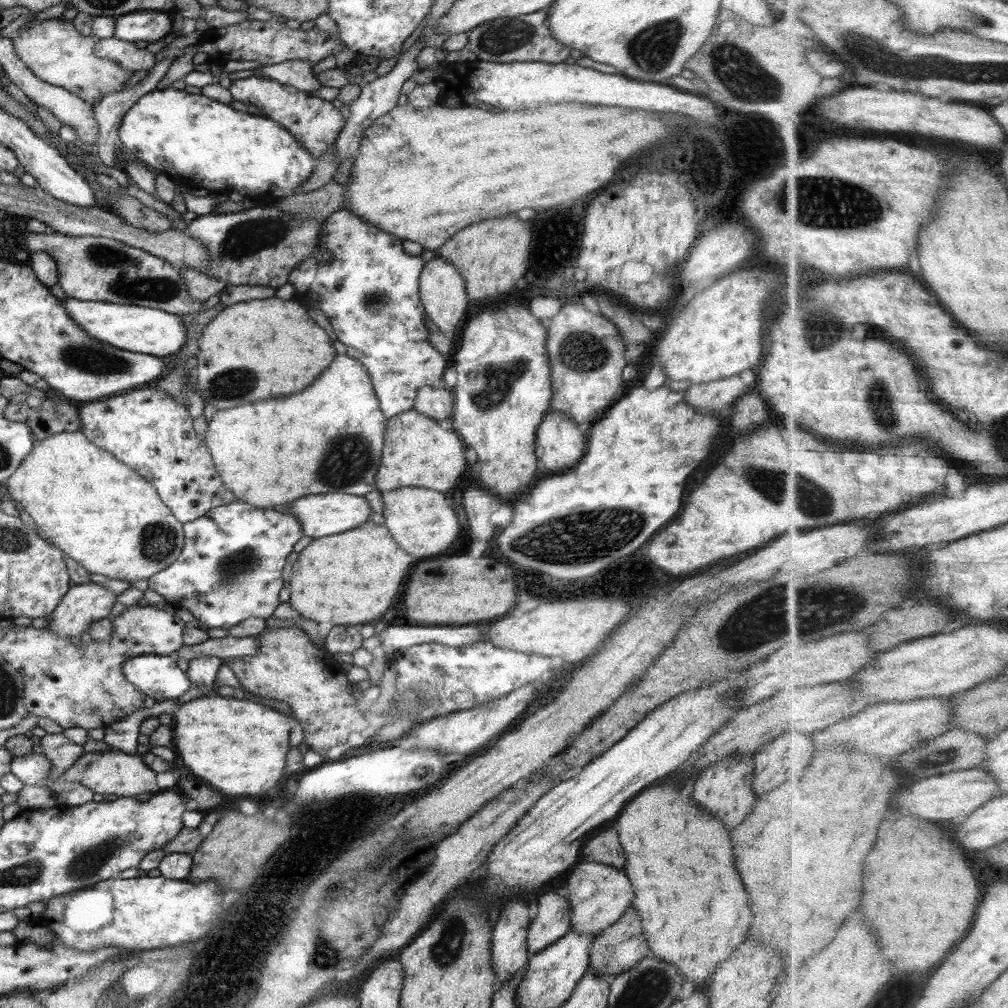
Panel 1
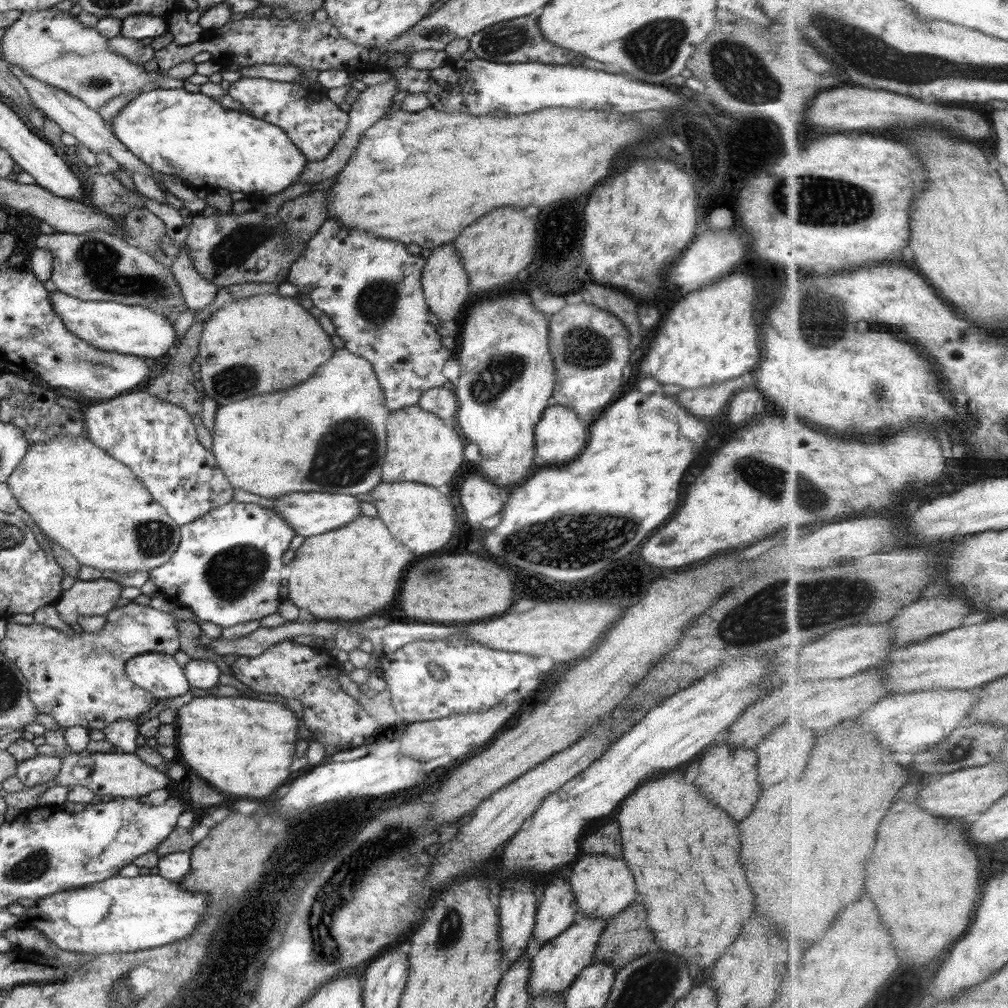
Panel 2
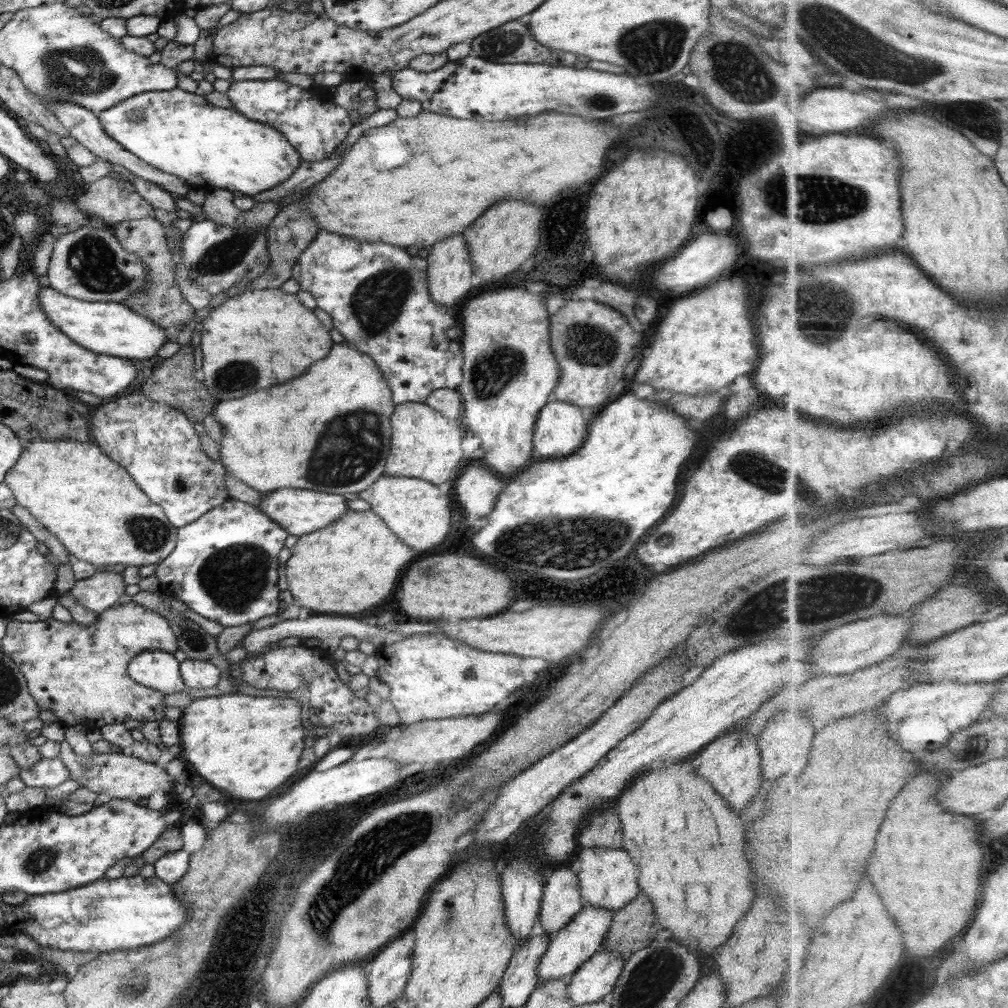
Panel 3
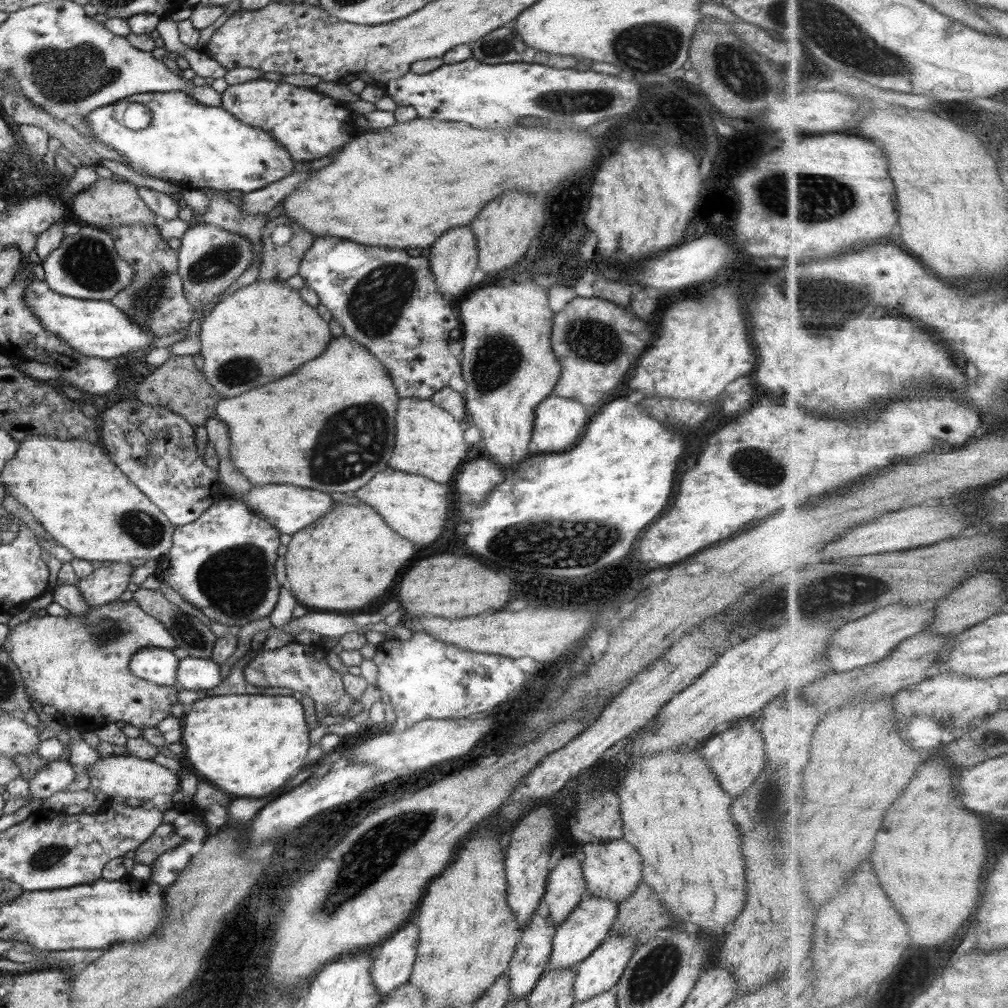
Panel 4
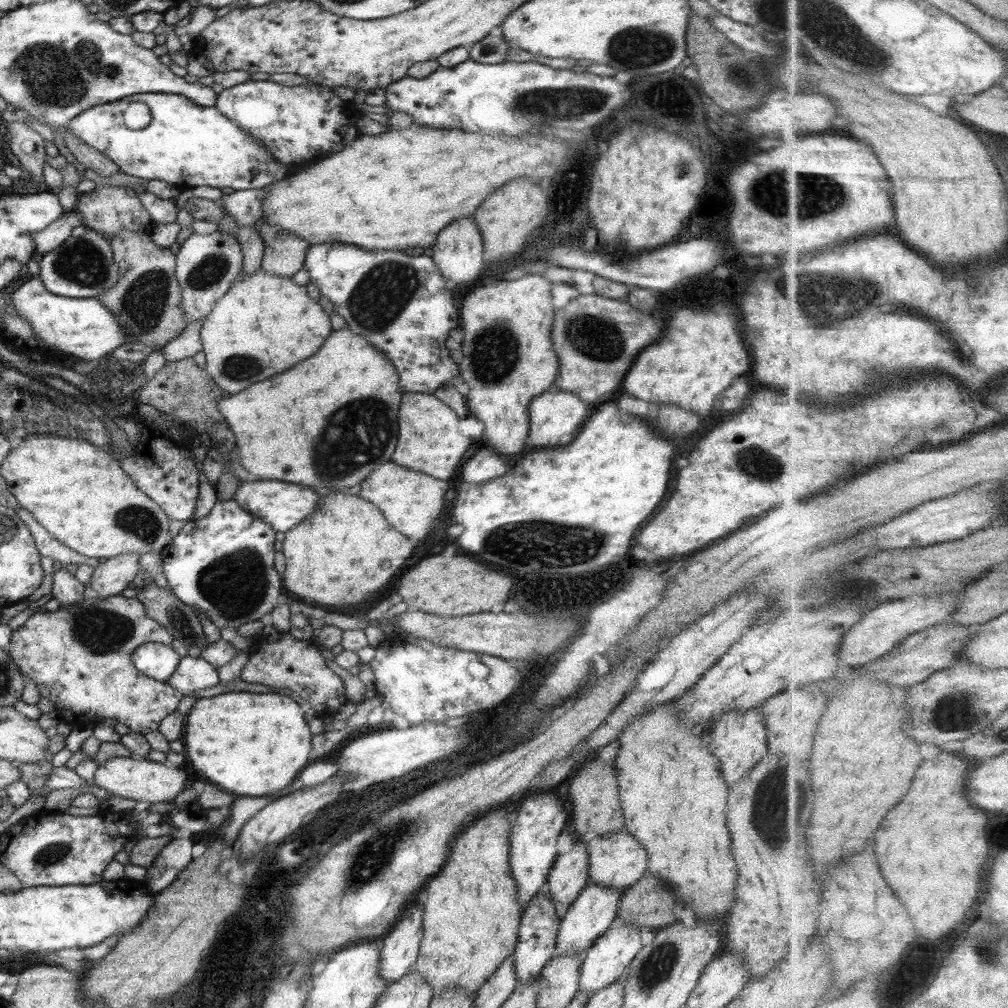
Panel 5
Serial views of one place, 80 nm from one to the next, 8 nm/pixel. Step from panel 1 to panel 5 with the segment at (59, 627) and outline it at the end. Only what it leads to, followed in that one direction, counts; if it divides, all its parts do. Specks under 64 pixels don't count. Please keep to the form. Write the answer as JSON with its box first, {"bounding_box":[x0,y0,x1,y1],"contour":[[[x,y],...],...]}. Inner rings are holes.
{"bounding_box":[86,554,141,597],"contour":[[[120,554],[98,564],[86,588],[88,595],[104,597],[120,595],[141,571],[140,554]]]}

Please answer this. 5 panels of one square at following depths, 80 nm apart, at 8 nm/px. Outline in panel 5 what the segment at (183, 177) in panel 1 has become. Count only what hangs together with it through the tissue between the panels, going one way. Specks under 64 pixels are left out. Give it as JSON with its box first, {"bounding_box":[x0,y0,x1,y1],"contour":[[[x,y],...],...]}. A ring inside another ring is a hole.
{"bounding_box":[67,93,286,190],"contour":[[[143,93],[126,96],[123,100],[109,104],[100,104],[88,108],[78,116],[75,116],[67,124],[68,131],[88,146],[105,154],[113,160],[122,172],[145,178],[146,180],[162,180],[178,186],[180,189],[189,189],[196,186],[212,186],[212,188],[234,188],[234,190],[248,190],[264,188],[276,180],[282,180],[286,176],[284,164],[278,164],[264,145],[254,139],[252,135],[244,132],[228,120],[216,107],[203,107],[189,100],[186,96],[171,93]],[[128,102],[144,102],[151,110],[151,121],[144,130],[130,130],[124,124],[124,110]]]}

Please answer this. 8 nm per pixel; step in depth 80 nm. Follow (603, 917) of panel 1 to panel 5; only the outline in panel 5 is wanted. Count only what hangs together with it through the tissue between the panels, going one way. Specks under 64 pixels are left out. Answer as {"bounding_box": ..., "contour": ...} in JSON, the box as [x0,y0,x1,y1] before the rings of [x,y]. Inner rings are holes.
{"bounding_box":[586,829,648,894],"contour":[[[624,829],[620,832],[606,833],[604,836],[592,837],[586,840],[589,860],[589,884],[616,889],[620,894],[636,884],[648,866],[648,854],[640,848],[638,840],[632,838]]]}

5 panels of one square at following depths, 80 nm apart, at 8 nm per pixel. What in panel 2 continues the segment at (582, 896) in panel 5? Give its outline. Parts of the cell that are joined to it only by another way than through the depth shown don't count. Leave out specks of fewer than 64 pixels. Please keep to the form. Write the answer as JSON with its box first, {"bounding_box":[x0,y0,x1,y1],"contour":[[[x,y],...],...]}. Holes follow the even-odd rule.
{"bounding_box":[528,912,607,1002],"contour":[[[580,912],[575,923],[556,938],[549,940],[531,953],[530,976],[528,979],[528,994],[531,1002],[538,995],[556,993],[564,995],[569,984],[595,960],[595,950],[600,934],[605,929],[607,921],[596,917],[589,917]]]}

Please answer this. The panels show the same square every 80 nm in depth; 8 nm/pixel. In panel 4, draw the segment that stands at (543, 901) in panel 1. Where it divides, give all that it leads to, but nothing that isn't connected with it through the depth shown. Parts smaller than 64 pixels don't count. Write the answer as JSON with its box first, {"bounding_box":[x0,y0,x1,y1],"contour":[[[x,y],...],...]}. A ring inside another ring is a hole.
{"bounding_box":[542,853,588,926],"contour":[[[567,853],[558,860],[547,878],[542,900],[548,906],[548,917],[556,926],[588,895],[582,863],[576,855]]]}

